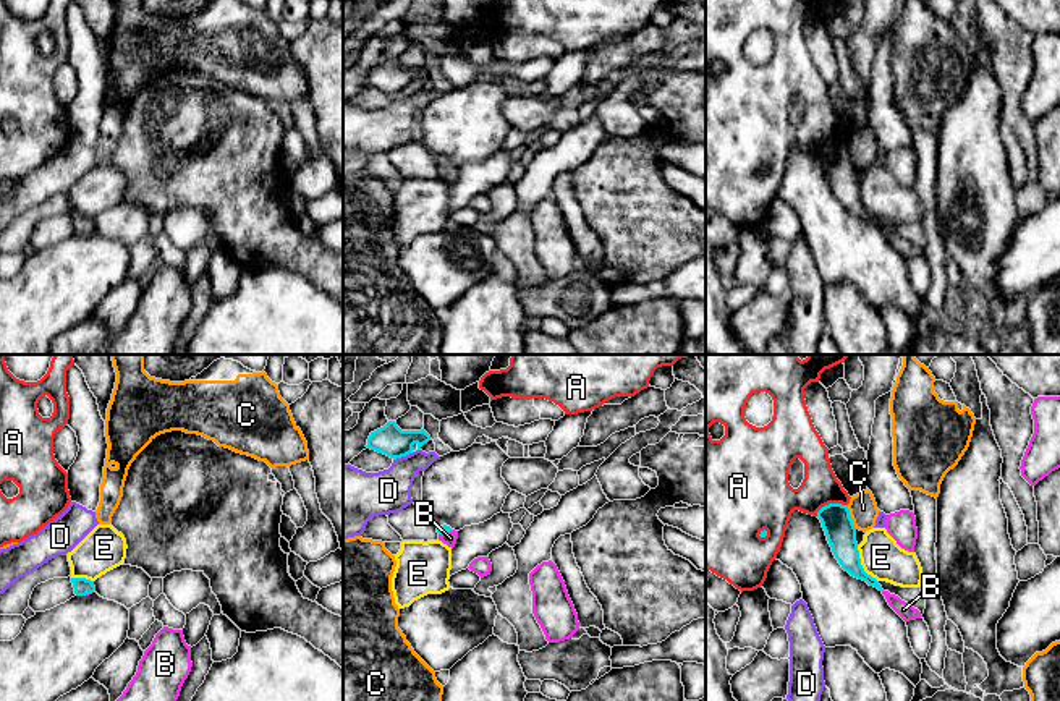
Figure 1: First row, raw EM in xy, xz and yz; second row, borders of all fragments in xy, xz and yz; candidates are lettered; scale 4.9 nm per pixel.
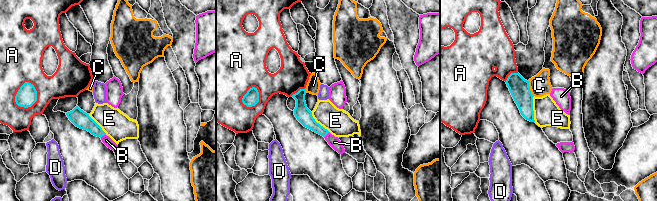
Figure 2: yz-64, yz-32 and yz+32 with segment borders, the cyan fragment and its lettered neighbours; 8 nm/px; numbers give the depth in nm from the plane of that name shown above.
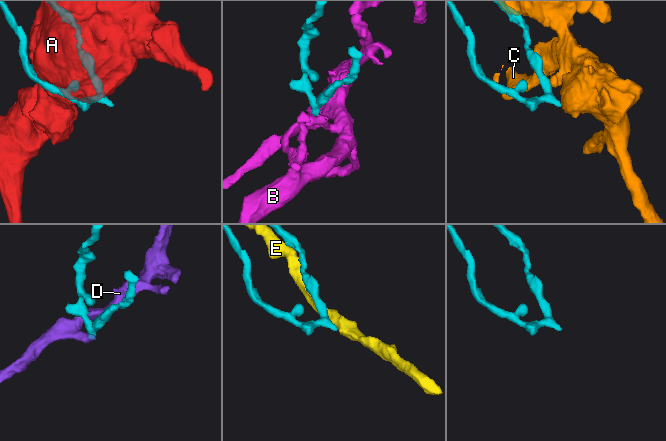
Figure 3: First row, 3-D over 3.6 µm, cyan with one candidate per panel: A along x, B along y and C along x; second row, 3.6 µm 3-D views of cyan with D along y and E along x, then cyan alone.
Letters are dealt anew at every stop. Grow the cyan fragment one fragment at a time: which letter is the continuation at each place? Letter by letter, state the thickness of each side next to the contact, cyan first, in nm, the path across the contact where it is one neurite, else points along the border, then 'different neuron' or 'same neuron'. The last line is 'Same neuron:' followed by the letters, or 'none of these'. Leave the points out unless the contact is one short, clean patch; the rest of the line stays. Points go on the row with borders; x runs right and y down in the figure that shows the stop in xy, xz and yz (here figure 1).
A: 150/190 nm | different neuron
B: 40/70 nm | across xz (444, 528), (445, 531), (450, 538) | same neuron
C: 150/140 nm | different neuron
D: 150/220 nm | along xz (413, 452), (394, 460) | different neuron
E: 150/200 nm | different neuron
Same neuron: B

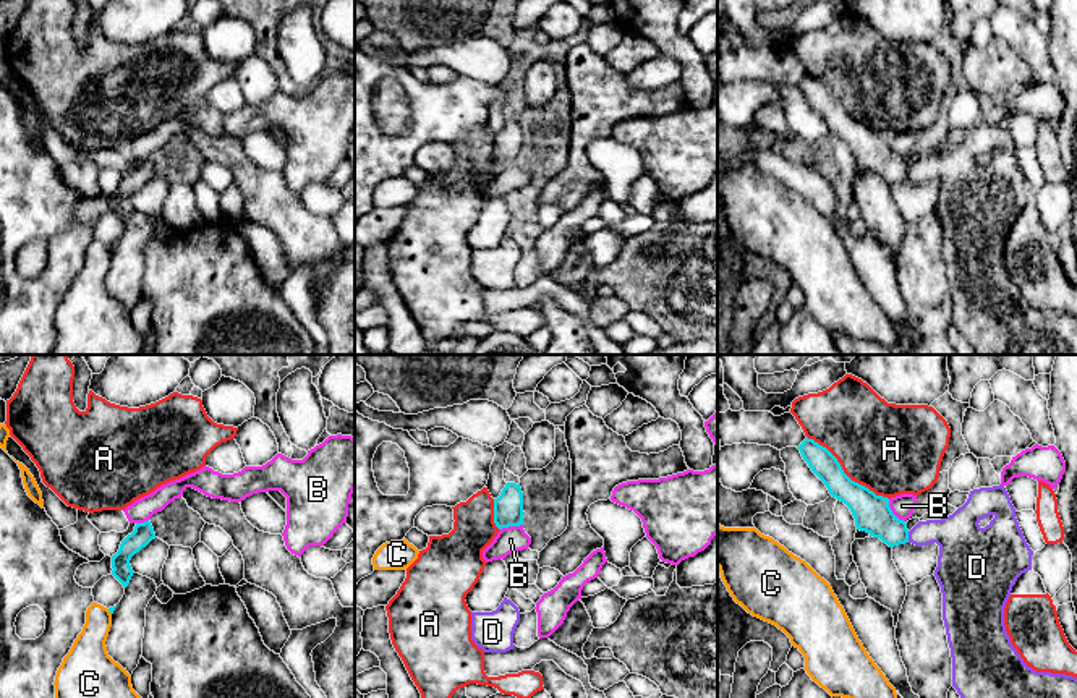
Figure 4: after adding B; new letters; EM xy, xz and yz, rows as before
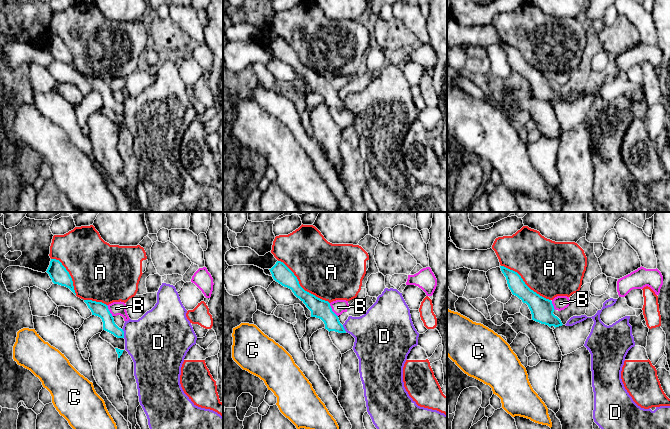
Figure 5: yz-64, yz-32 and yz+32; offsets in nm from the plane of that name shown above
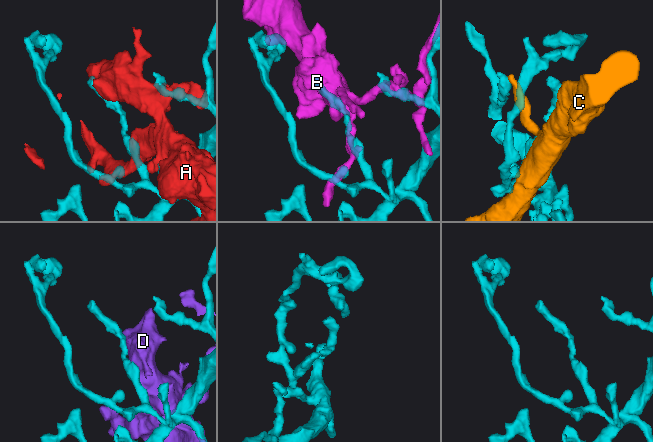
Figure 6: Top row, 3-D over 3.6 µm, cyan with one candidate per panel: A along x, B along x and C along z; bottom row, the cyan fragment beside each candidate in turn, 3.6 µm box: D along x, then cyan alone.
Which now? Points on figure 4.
A: 180/440 nm | different neuron
B: 180/120 nm | different neuron
C: 20/190 nm | different neuron
D: 180/220 nm | different neuron
Same neuron: none of these

